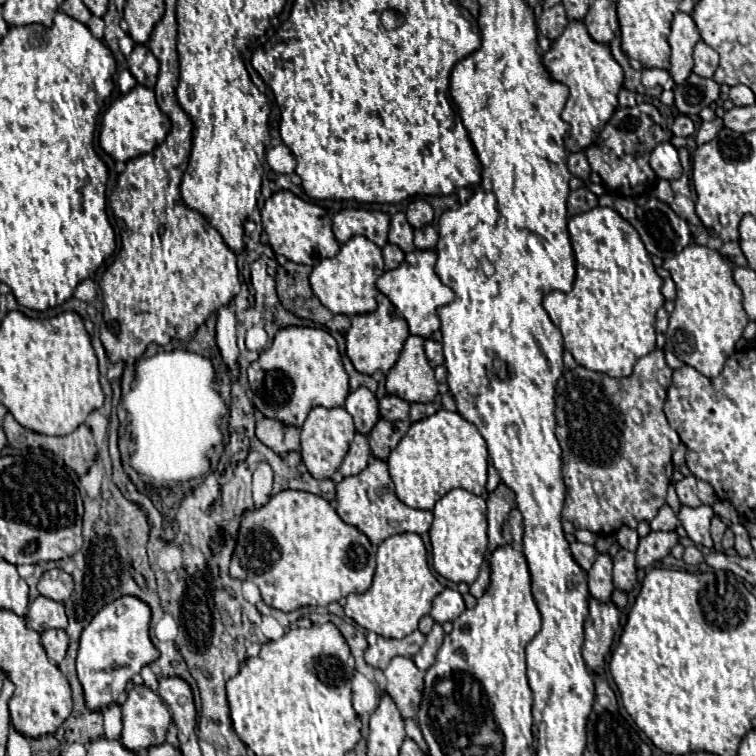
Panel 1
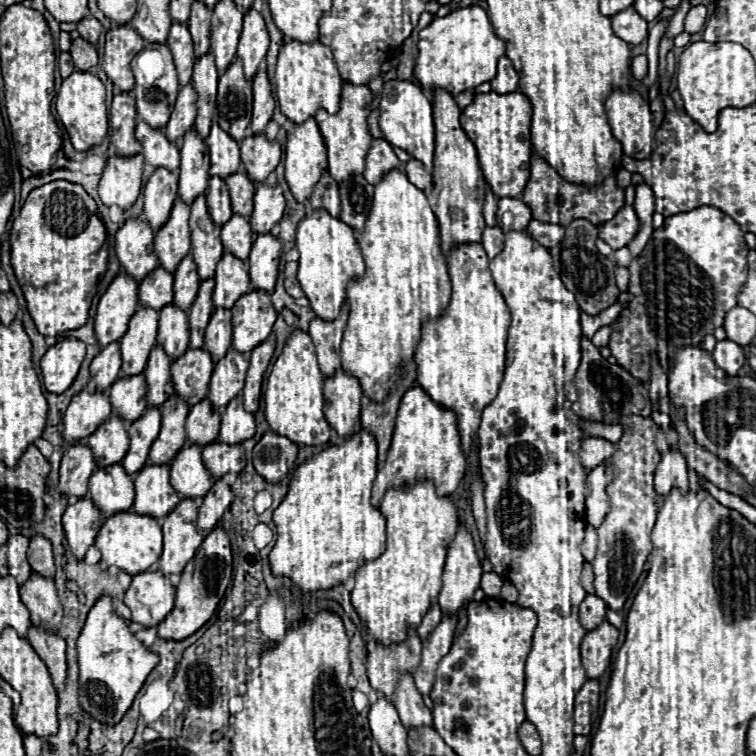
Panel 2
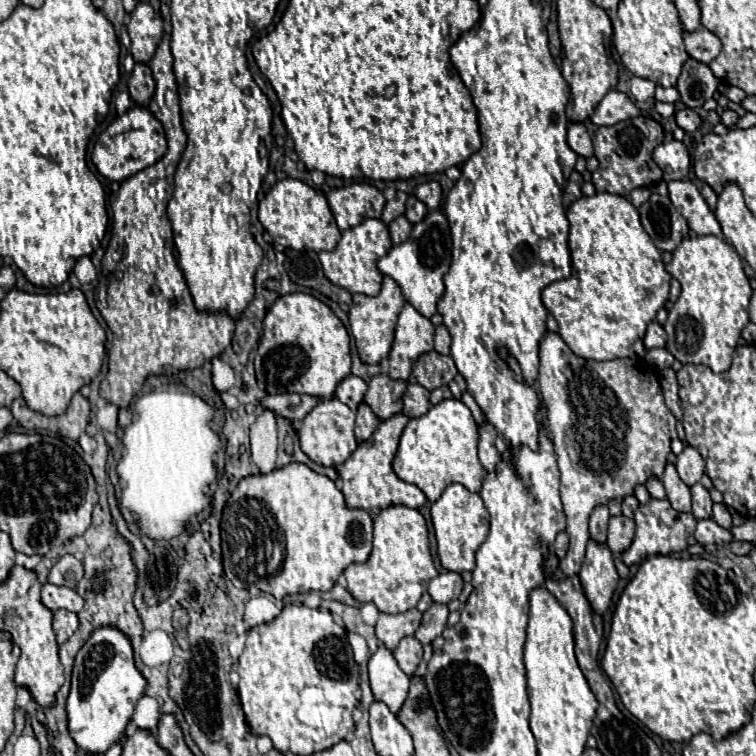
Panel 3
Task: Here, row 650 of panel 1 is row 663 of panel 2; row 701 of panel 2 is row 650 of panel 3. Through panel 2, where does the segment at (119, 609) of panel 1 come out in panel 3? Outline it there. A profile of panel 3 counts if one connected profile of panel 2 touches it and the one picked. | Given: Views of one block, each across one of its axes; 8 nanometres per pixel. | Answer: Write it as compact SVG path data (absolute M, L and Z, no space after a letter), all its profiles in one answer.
M116 626L96 628L76 654L72 688L66 700L68 730L82 752L106 752L126 730L138 698L146 690L146 678L134 664L130 638Z

